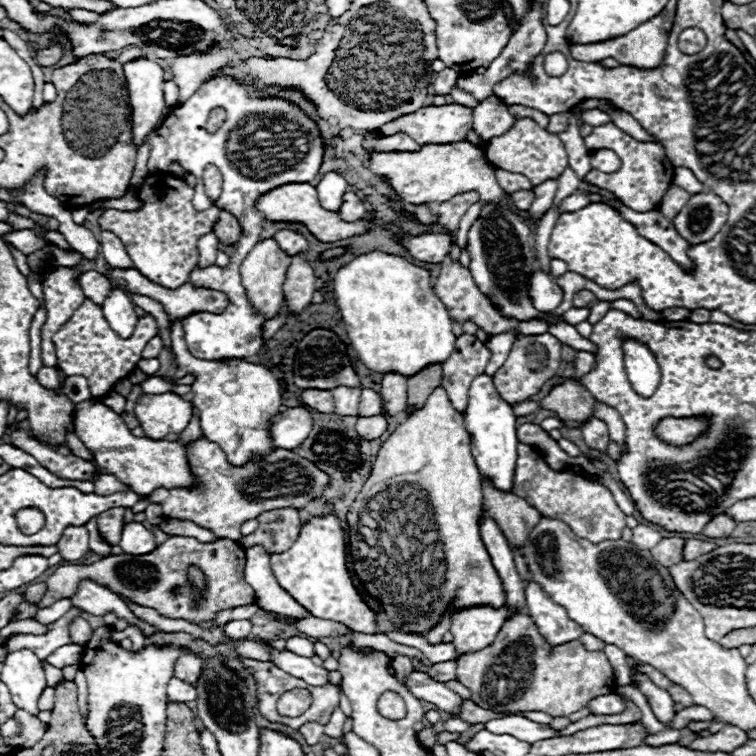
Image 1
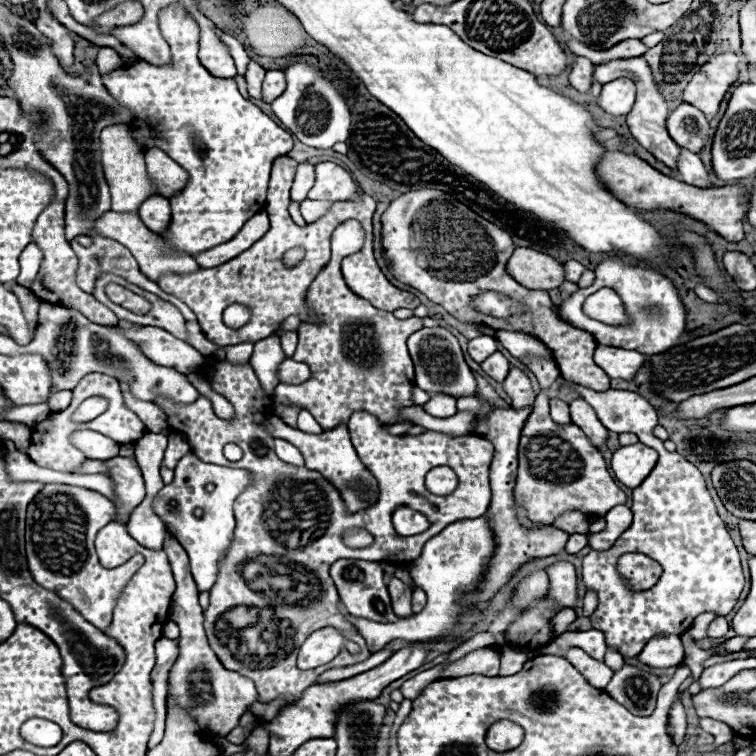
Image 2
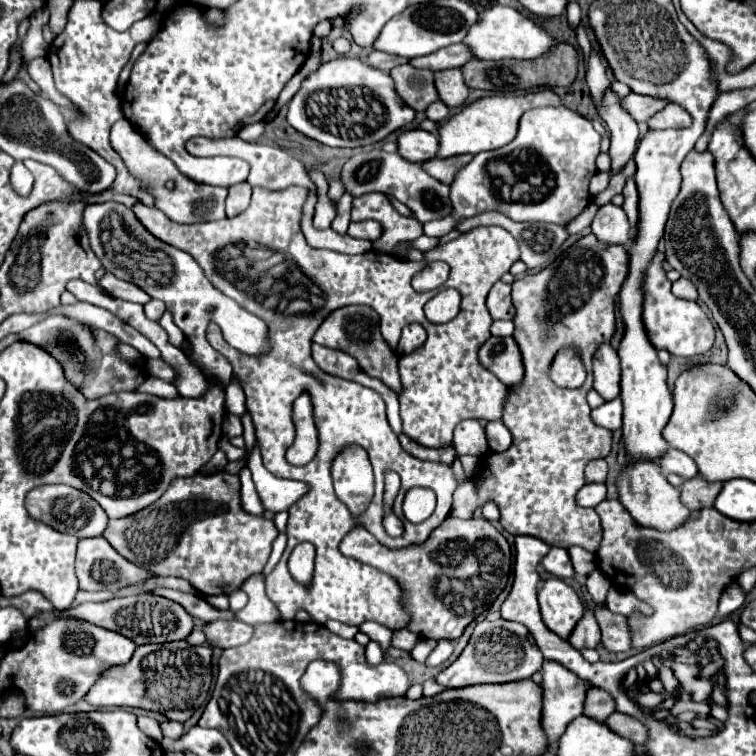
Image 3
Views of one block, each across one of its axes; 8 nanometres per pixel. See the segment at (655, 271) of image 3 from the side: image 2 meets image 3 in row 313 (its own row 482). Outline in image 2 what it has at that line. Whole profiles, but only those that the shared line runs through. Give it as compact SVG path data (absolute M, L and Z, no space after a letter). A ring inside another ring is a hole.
M574 384L574 390L596 410L600 422L610 432L634 432L640 442L658 452L658 464L648 478L634 488L632 526L608 552L592 550L582 564L584 586L598 592L598 608L590 616L592 626L604 632L608 646L616 648L622 656L632 658L638 656L654 636L684 634L702 612L726 616L744 588L744 574L738 550L716 512L700 470L684 460L684 456L668 452L664 442L652 434L652 428L658 426L654 406L640 394L628 390L592 392L578 384ZM626 552L642 552L662 564L664 572L656 588L634 592L626 586L616 572L618 556Z

